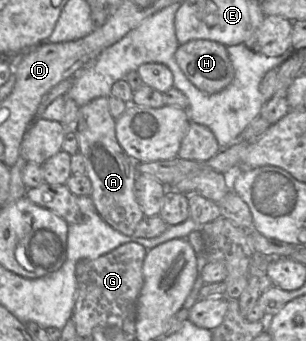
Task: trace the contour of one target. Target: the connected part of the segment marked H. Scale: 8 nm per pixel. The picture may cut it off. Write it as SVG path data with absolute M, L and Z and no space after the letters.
M192 40L179 45L175 60L187 79L207 94L222 91L234 79L226 46L212 40Z

